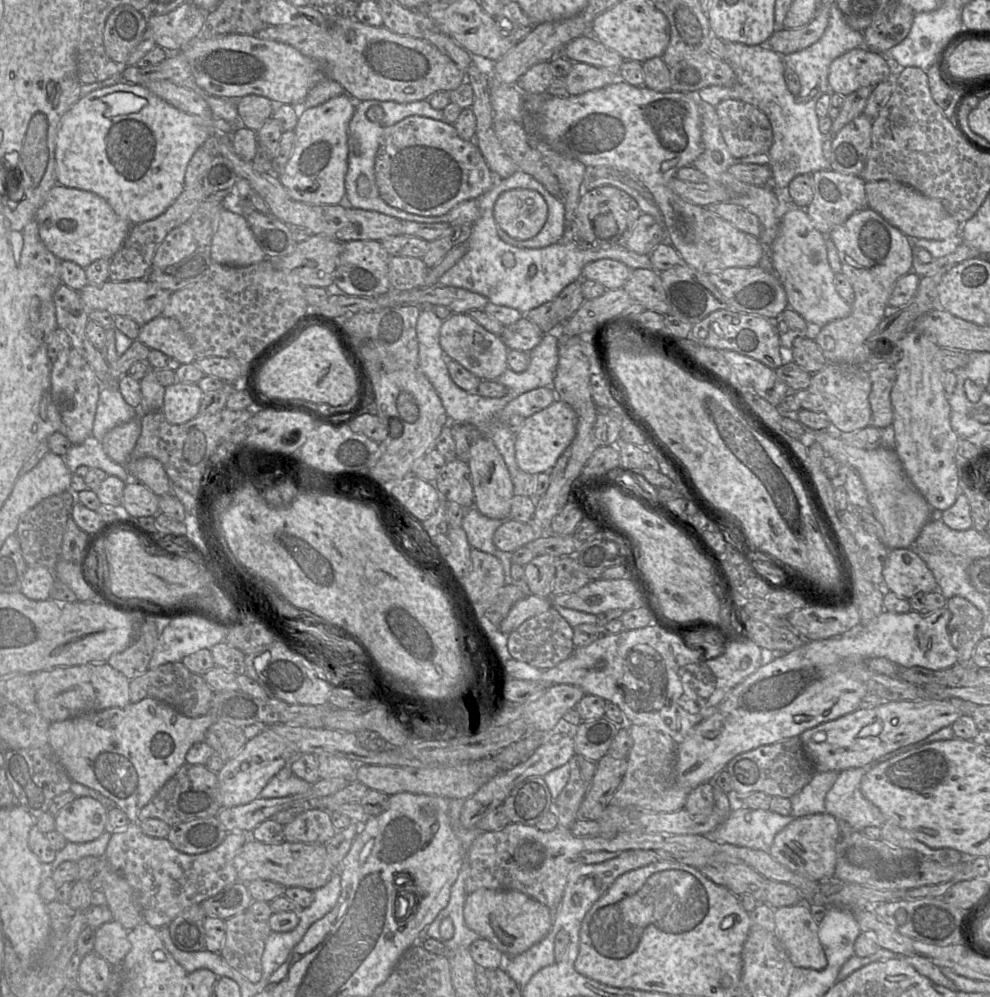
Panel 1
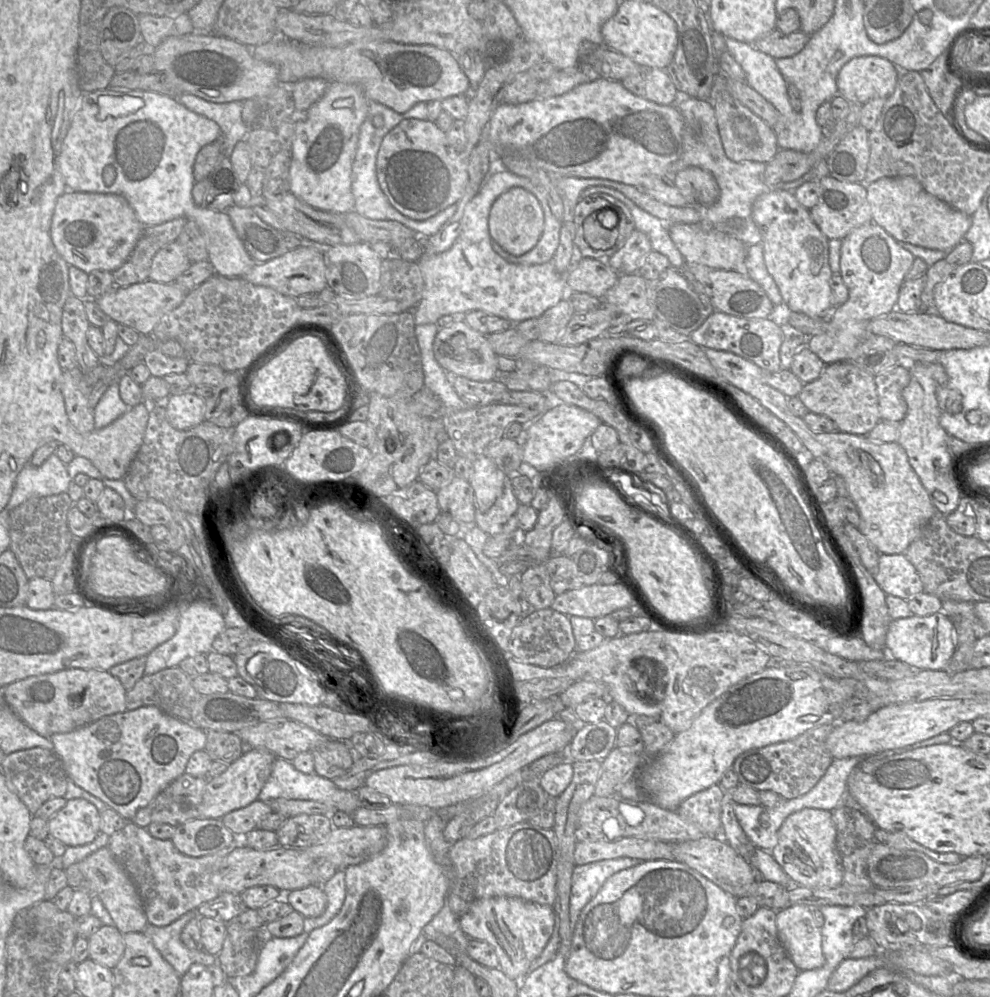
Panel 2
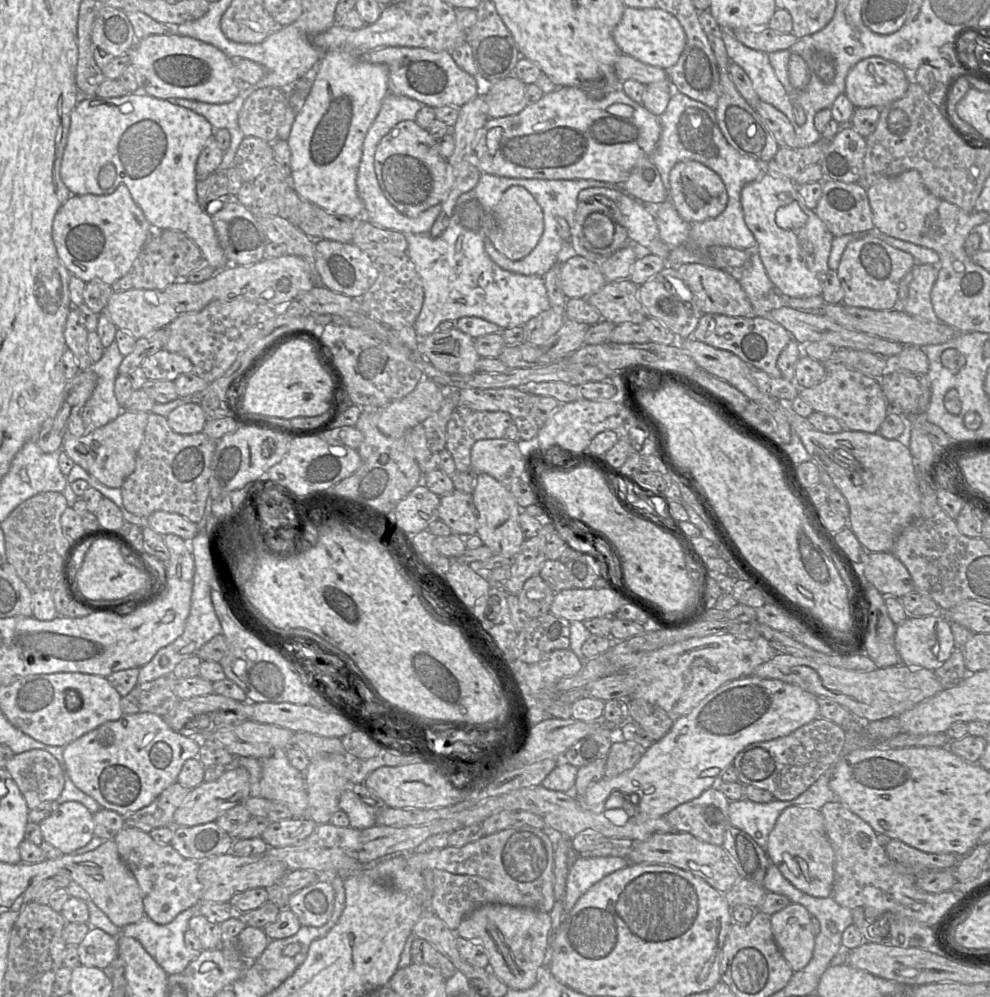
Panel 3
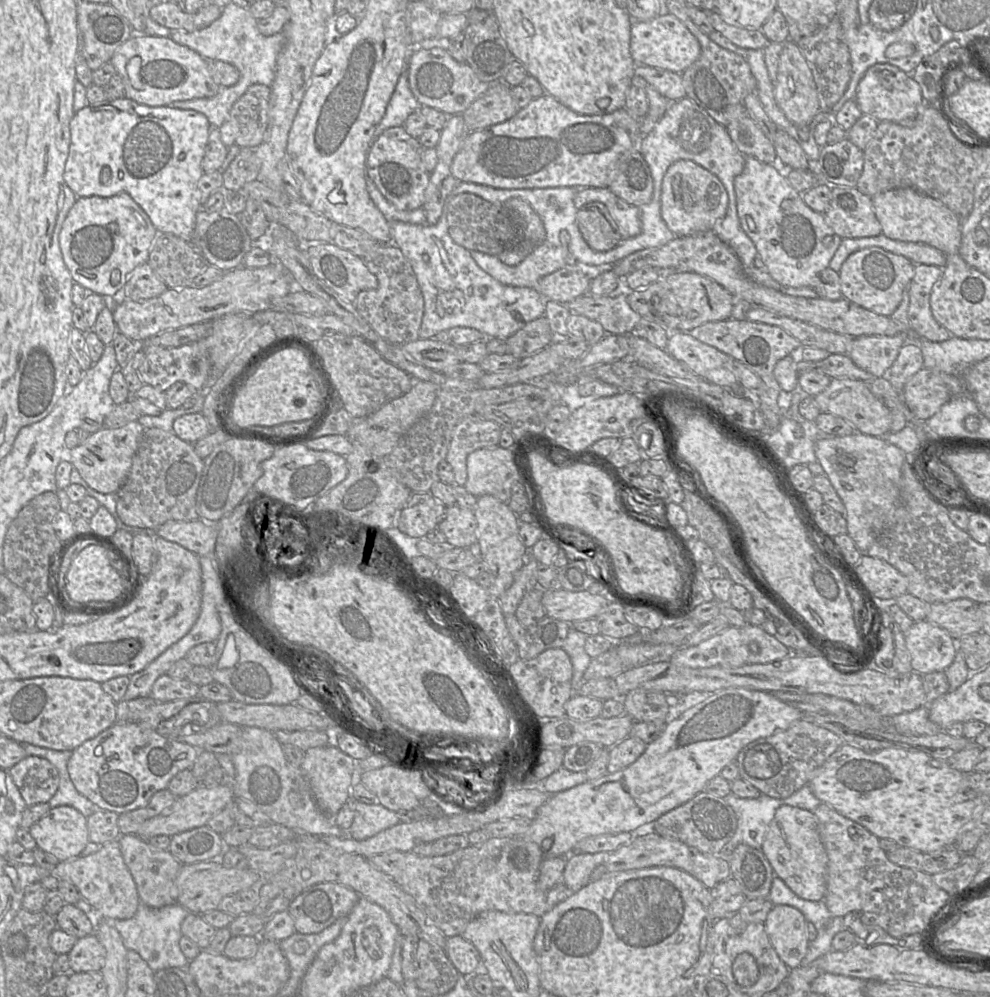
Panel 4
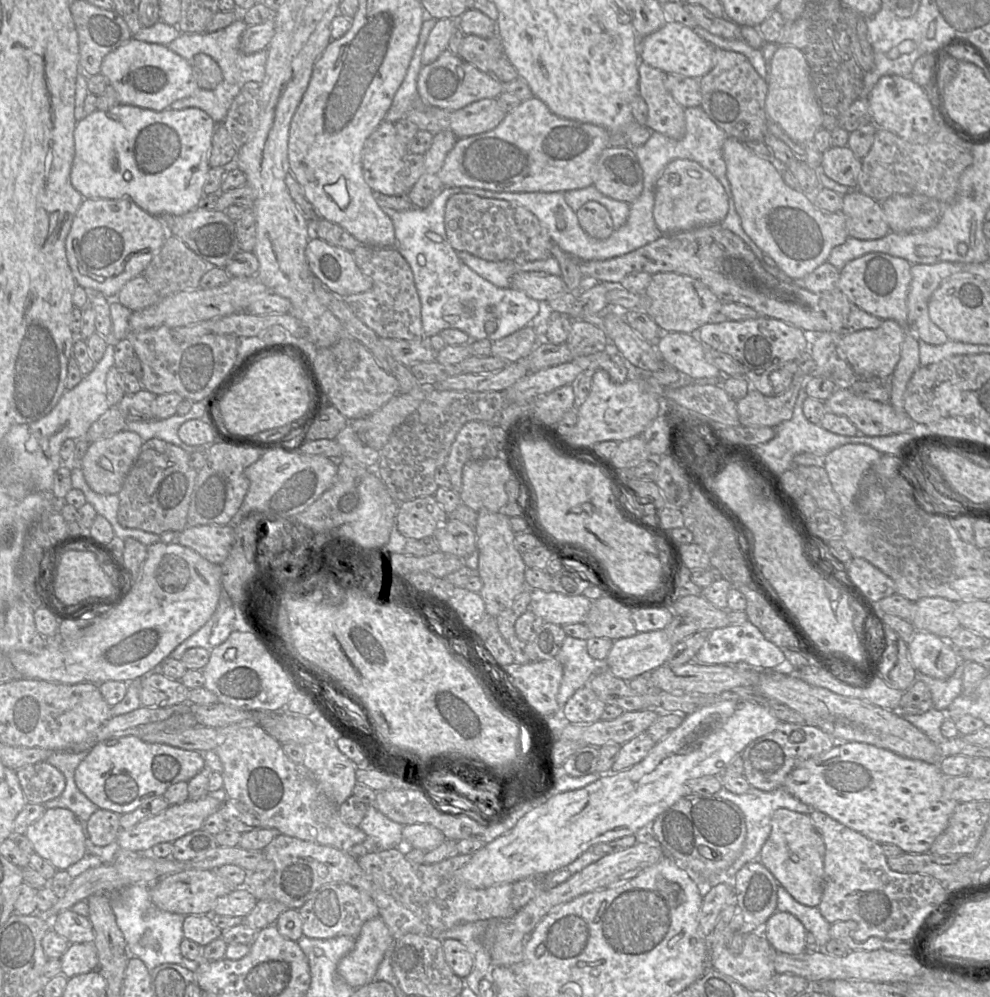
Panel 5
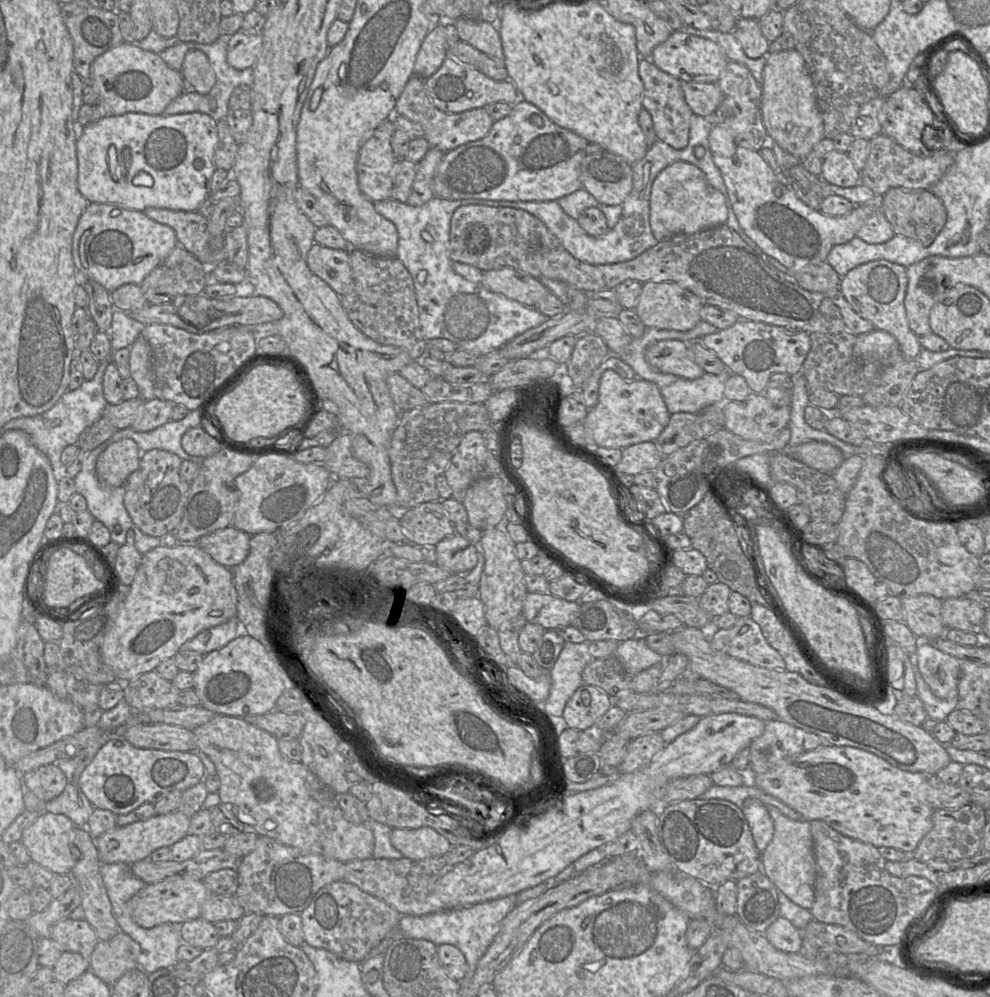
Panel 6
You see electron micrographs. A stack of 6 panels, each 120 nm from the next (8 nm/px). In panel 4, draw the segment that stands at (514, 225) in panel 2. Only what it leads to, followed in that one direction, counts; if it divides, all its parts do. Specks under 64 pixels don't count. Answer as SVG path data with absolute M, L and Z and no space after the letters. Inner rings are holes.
M511 198L504 206L520 222L522 240L516 246L501 252L498 257L504 264L515 266L545 240L545 228L540 216L523 199Z

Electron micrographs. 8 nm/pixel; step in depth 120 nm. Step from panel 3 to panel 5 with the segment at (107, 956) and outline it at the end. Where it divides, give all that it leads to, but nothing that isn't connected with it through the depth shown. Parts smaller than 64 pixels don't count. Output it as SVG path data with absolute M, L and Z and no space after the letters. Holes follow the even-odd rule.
M93 943L70 944L60 960L62 974L68 979L98 968L98 952Z

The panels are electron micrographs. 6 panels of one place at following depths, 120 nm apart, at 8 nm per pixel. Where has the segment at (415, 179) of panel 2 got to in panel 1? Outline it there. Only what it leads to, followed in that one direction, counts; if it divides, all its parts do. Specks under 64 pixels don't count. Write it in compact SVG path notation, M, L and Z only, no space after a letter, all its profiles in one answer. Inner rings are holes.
M418 115L384 129L374 170L379 194L389 206L427 217L444 215L464 201L478 199L495 182L474 140L460 138L454 124Z

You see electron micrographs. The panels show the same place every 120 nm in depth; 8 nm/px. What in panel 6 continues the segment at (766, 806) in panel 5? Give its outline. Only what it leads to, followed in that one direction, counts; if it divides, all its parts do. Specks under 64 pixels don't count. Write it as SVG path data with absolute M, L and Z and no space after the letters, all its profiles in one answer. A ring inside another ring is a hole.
M748 780L742 786L718 786L713 784L699 798L722 799L735 804L744 814L756 848L762 853L774 835L774 823L767 805L778 808L791 820L802 820L802 815L777 798L765 793Z

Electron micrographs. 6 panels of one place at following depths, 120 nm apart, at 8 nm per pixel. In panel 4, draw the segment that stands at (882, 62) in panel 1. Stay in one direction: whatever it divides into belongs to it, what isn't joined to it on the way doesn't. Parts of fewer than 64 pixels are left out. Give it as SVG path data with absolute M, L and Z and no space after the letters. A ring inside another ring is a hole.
M888 63L875 64L866 71L857 86L854 100L863 114L878 121L895 122L903 126L913 125L925 102L921 88L913 77Z

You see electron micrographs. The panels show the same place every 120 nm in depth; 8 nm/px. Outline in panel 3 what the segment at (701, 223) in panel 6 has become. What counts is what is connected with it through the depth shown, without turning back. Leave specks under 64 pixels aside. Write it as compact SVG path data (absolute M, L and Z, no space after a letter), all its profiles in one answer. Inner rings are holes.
M685 160L675 164L669 173L669 183L668 199L678 215L691 224L713 219L726 208L728 195L723 181L717 173L700 162Z

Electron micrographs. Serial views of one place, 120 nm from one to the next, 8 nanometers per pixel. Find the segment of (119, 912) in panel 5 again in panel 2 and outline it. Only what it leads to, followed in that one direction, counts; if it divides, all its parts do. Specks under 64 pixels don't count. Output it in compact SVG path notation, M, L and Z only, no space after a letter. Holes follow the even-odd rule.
M189 911L167 926L154 926L148 923L142 931L180 976L194 963L203 965L217 963L217 956L204 950L190 950L181 941L184 926L195 916L198 916L196 911Z

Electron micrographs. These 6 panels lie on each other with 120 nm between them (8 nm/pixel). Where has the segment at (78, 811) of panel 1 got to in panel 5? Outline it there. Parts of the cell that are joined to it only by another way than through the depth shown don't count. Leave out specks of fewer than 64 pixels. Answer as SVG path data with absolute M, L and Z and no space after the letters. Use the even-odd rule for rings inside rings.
M46 808L40 818L28 826L25 835L33 844L35 853L50 861L56 870L69 872L72 878L77 875L78 869L90 867L86 866L88 839L84 823L69 809Z

